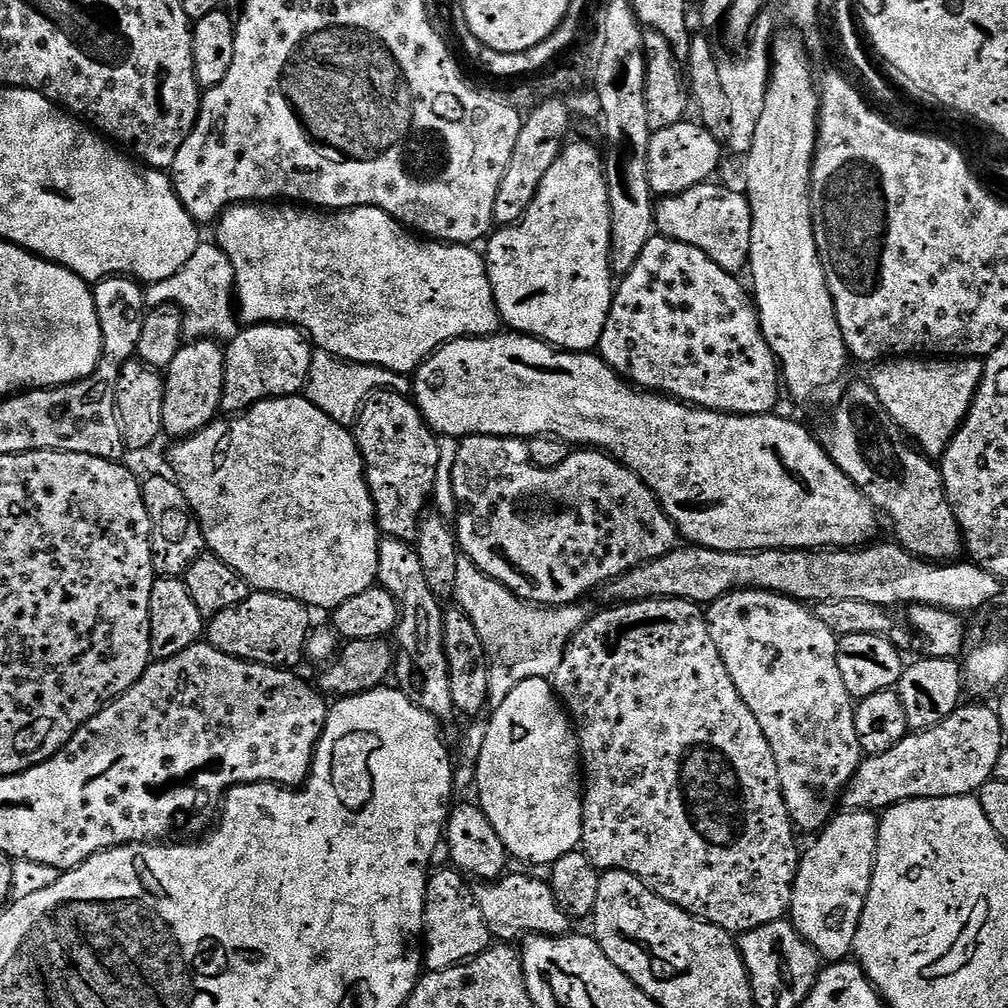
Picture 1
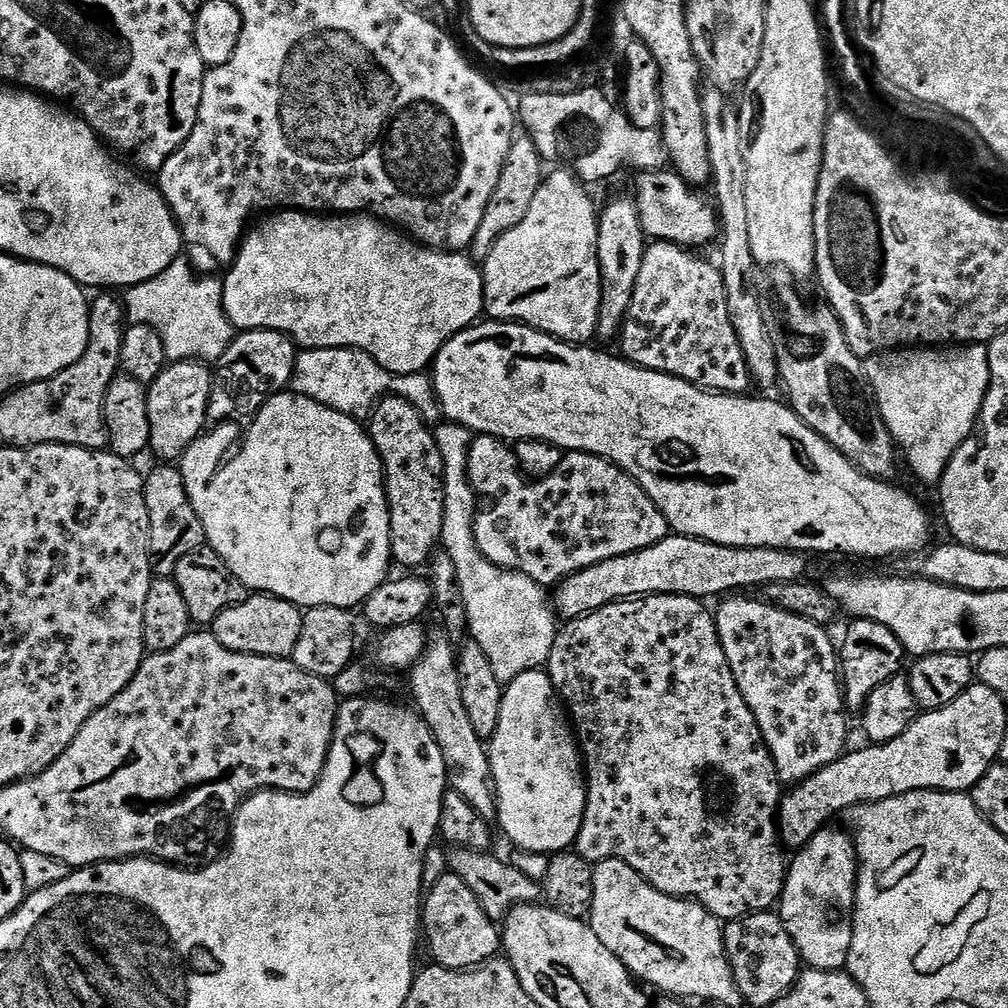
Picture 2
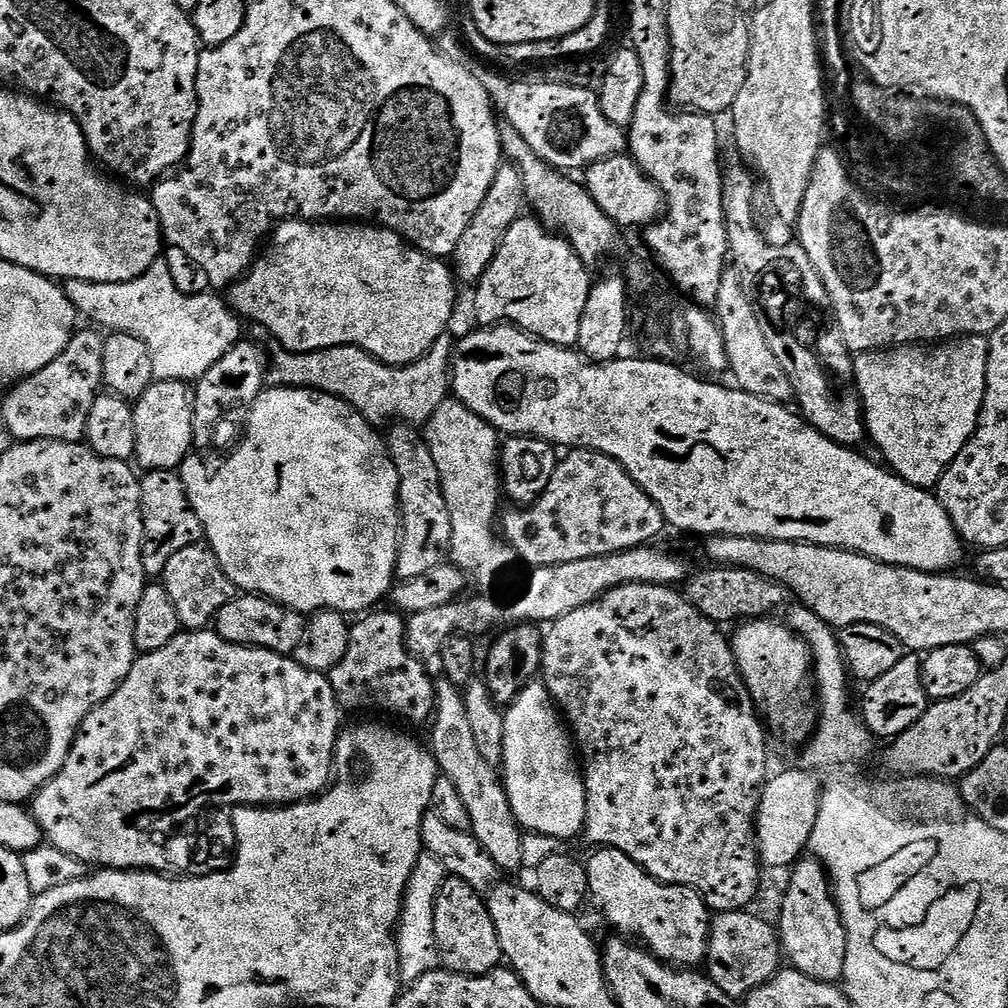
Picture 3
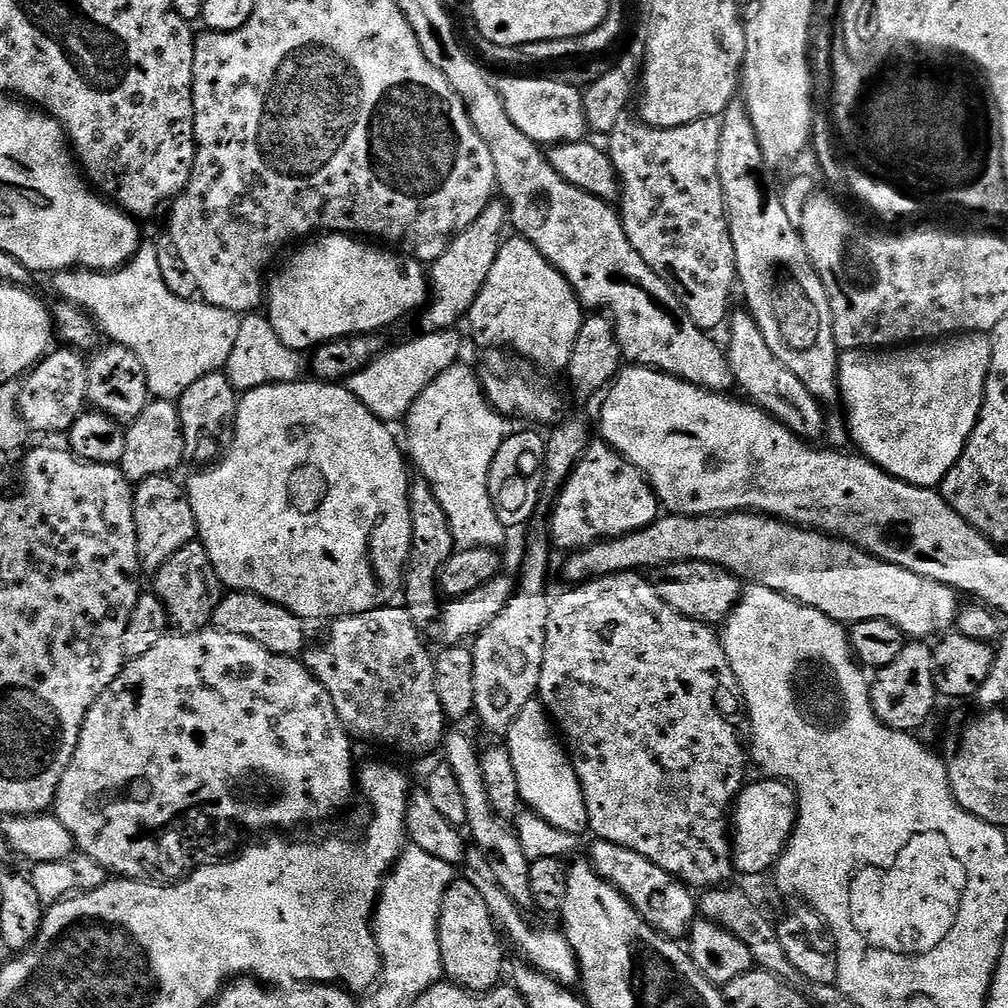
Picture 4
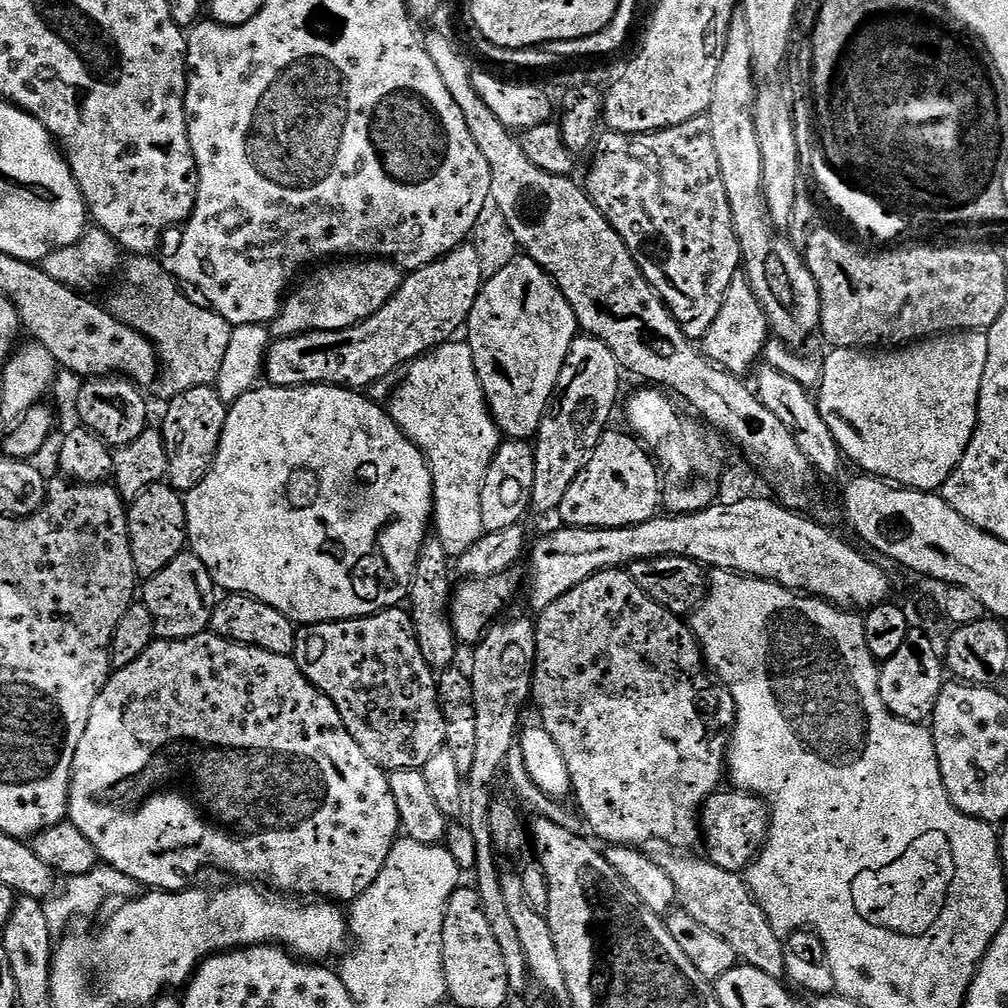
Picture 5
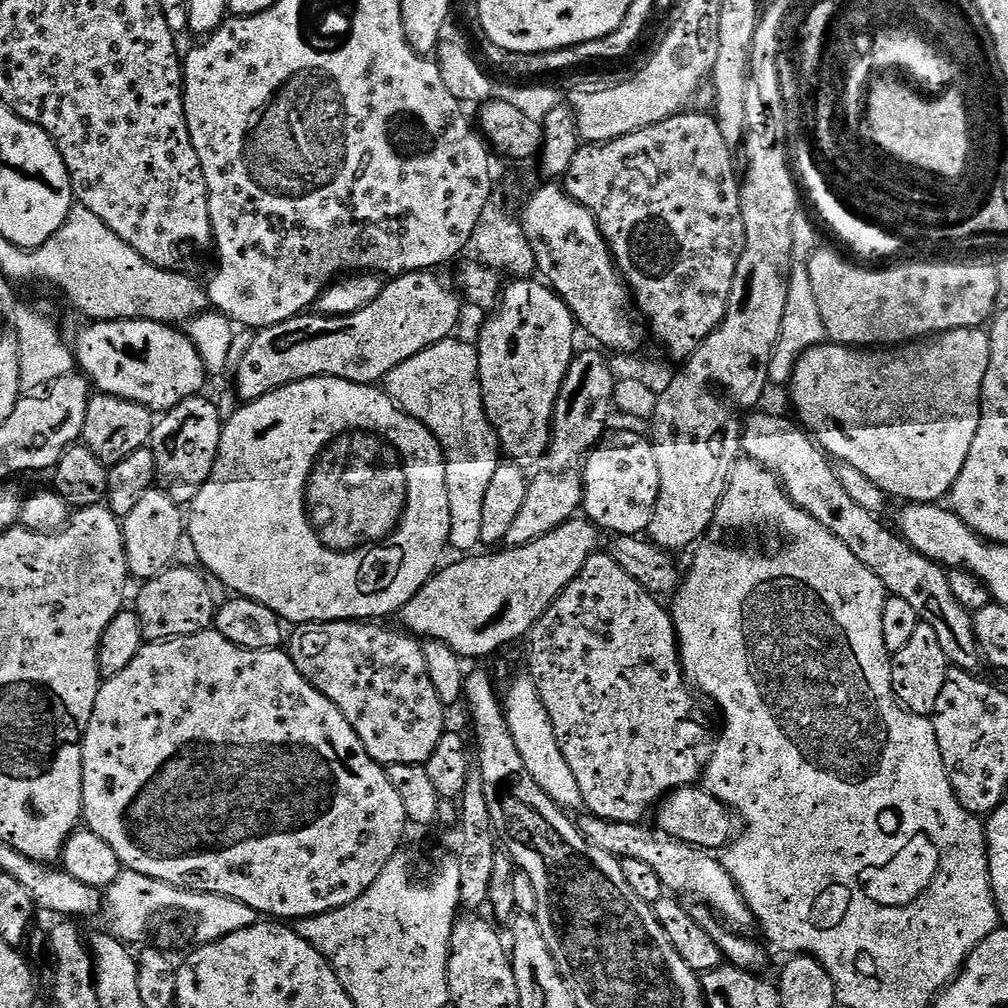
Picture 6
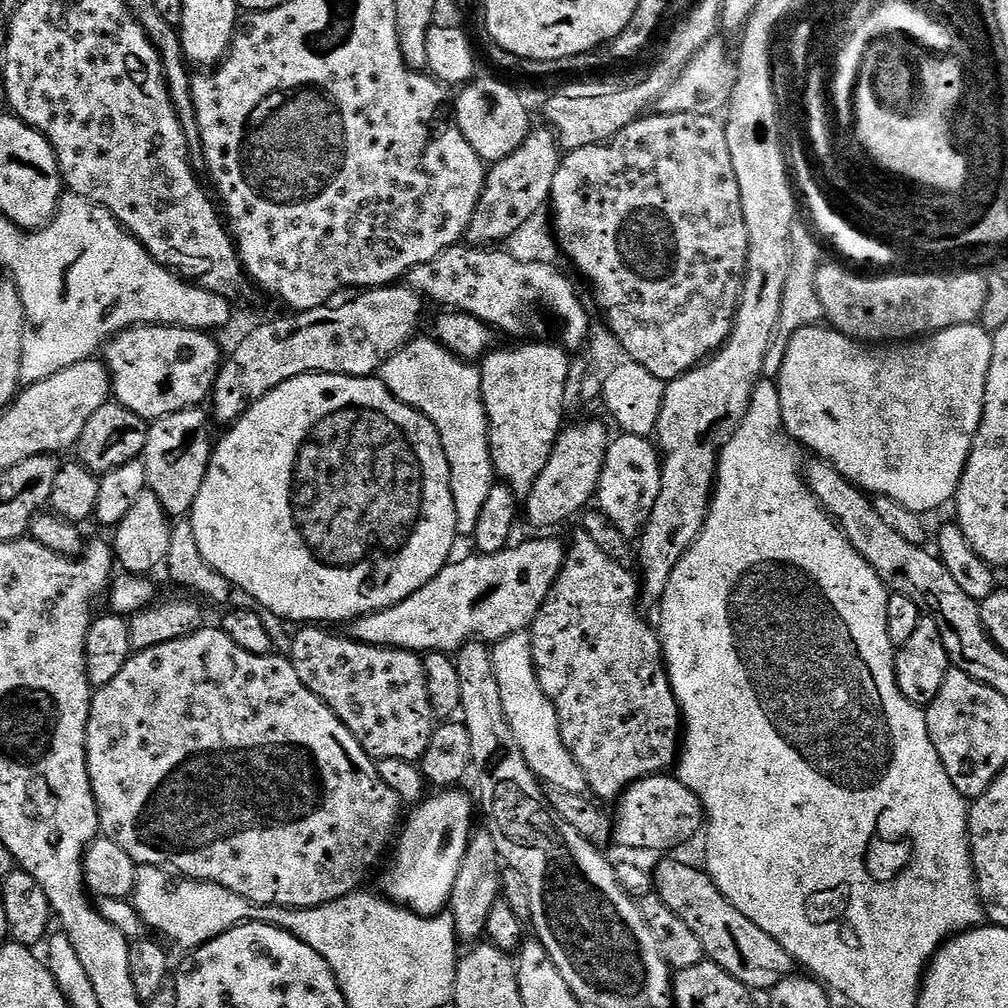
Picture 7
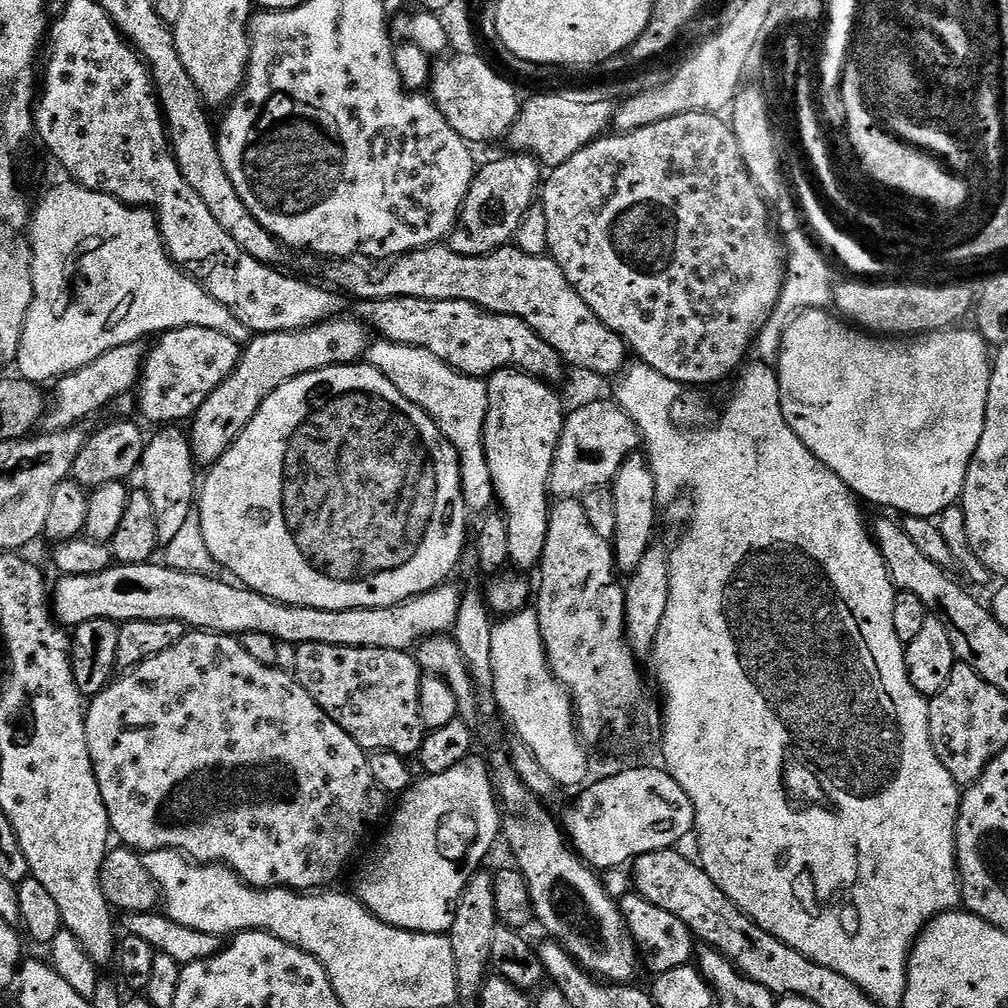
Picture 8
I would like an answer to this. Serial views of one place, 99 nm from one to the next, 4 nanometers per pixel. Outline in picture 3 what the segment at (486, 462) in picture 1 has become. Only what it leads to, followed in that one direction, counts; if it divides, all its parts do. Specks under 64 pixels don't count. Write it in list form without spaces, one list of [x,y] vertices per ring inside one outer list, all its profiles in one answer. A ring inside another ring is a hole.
[[[578,448],[567,453],[568,456],[559,461],[554,470],[554,478],[550,478],[550,486],[546,486],[546,490],[540,495],[533,504],[521,507],[519,510],[512,510],[516,512],[503,513],[502,516],[502,536],[508,545],[516,552],[517,557],[521,561],[525,560],[528,566],[532,568],[541,568],[542,566],[554,566],[562,562],[578,562],[582,558],[598,558],[599,556],[609,556],[615,552],[625,552],[631,548],[643,548],[651,545],[652,540],[660,531],[666,528],[664,523],[664,516],[658,510],[658,506],[649,498],[645,492],[640,489],[640,484],[634,482],[634,478],[627,472],[619,462],[614,458],[610,458],[601,452],[595,452],[589,448]]]

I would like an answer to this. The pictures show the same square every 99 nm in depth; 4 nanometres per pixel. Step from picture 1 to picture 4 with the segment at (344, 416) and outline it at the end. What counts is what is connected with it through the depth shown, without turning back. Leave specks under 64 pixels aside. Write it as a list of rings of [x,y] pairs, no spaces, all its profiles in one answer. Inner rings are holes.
[[[248,314],[241,319],[238,338],[234,341],[234,350],[230,350],[226,365],[226,375],[229,382],[236,387],[237,393],[243,394],[267,384],[294,384],[305,372],[305,357],[286,346],[282,338],[274,334],[274,326],[267,315]],[[456,330],[424,332],[417,340],[408,340],[405,344],[390,349],[389,352],[388,349],[381,351],[380,355],[370,361],[361,372],[356,372],[353,376],[348,377],[346,386],[358,398],[358,402],[362,402],[362,406],[369,408],[379,420],[403,421],[418,396],[422,394],[422,390],[426,390],[426,386],[430,382],[434,382],[434,378],[438,378],[438,374],[442,374],[442,370],[450,370],[450,366],[461,359],[458,333],[459,331]]]

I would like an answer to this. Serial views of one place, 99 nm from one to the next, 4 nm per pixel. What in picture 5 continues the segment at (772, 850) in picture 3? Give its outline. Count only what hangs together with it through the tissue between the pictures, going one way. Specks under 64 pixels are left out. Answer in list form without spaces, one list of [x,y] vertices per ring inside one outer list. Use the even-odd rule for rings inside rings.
[[[721,790],[711,796],[700,813],[703,839],[708,840],[707,859],[722,870],[743,873],[764,850],[768,842],[770,808],[763,796],[739,790]]]

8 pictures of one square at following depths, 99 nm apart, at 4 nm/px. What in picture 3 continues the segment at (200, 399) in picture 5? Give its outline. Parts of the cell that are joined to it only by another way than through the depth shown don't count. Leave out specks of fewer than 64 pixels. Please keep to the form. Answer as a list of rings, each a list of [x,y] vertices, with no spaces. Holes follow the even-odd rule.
[[[238,342],[206,374],[201,380],[195,381],[194,399],[194,426],[192,434],[197,449],[204,448],[212,436],[212,427],[223,418],[227,412],[240,412],[252,407],[252,403],[260,397],[266,387],[266,356],[259,352],[252,344]]]

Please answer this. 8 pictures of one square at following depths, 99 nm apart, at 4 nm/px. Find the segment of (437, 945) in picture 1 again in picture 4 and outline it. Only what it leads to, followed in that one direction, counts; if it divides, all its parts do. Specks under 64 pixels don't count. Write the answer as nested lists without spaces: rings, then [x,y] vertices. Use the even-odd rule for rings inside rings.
[[[453,879],[452,884],[446,890],[444,901],[440,907],[438,938],[440,939],[440,953],[444,967],[443,975],[451,983],[465,988],[467,992],[488,992],[501,983],[500,975],[504,972],[505,941],[502,939],[502,933],[496,921],[492,919],[486,901],[482,899],[482,894],[478,894],[477,888],[470,886],[470,882],[466,879]]]

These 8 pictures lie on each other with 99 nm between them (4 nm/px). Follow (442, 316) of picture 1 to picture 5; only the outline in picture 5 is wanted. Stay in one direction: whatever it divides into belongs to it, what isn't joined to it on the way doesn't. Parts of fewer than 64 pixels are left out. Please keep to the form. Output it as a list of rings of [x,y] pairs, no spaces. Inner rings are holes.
[[[356,258],[351,262],[332,262],[324,267],[316,270],[321,272],[313,271],[313,276],[285,299],[284,307],[274,321],[274,328],[280,336],[352,328],[370,318],[370,314],[382,310],[402,283],[401,269],[388,258]]]

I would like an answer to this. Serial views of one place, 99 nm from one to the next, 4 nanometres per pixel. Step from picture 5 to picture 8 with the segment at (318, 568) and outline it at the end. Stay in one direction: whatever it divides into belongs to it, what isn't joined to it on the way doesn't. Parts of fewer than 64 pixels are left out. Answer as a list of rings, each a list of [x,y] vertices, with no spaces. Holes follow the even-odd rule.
[[[357,362],[354,364],[335,364],[332,368],[323,368],[317,372],[307,372],[298,378],[294,378],[290,382],[286,382],[278,390],[274,390],[274,394],[270,394],[270,398],[266,398],[266,402],[262,402],[262,406],[258,410],[258,414],[254,414],[254,418],[248,422],[248,425],[240,432],[240,437],[232,443],[232,449],[226,454],[222,454],[222,458],[217,464],[211,465],[207,469],[204,476],[205,489],[198,496],[198,507],[201,514],[202,535],[206,540],[207,549],[210,554],[220,564],[221,569],[225,573],[233,572],[237,576],[235,579],[239,581],[245,588],[253,588],[258,594],[262,594],[266,598],[278,601],[279,604],[293,604],[294,606],[310,606],[318,610],[350,610],[351,608],[392,608],[396,604],[406,602],[410,598],[420,596],[423,592],[432,592],[435,588],[440,587],[449,579],[451,572],[457,571],[460,555],[464,553],[466,541],[470,536],[470,524],[468,528],[468,519],[470,513],[468,507],[464,505],[464,495],[462,494],[462,482],[460,481],[460,463],[458,462],[458,453],[454,450],[454,446],[442,434],[442,430],[438,430],[436,423],[431,420],[426,413],[418,406],[414,406],[414,402],[410,402],[410,398],[406,398],[406,394],[402,394],[402,390],[398,390],[398,386],[394,386],[394,382],[390,382],[390,378],[386,378],[377,368],[373,368],[367,362]]]

